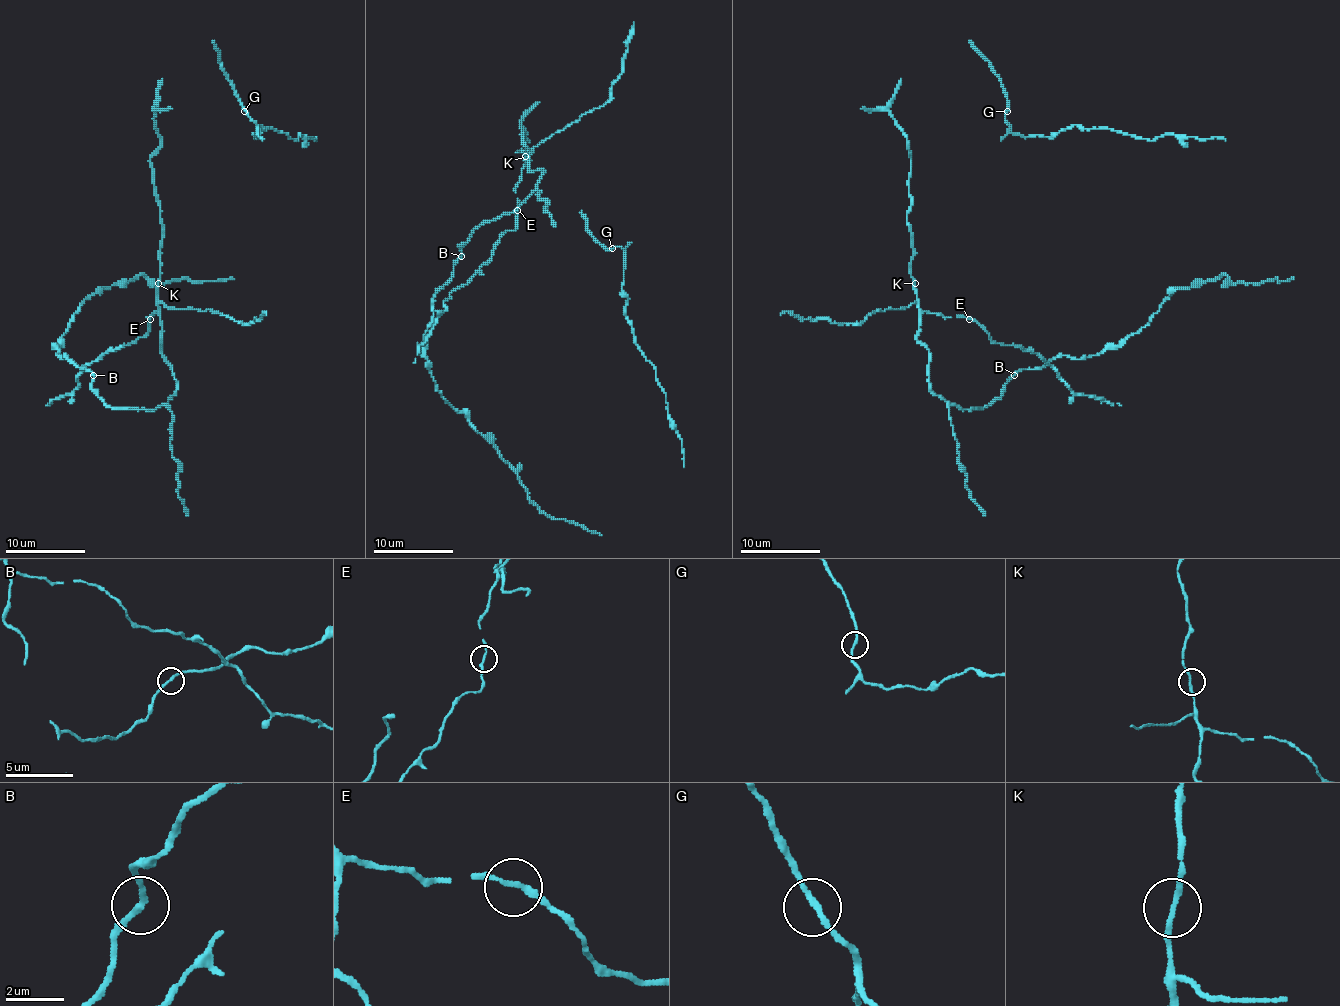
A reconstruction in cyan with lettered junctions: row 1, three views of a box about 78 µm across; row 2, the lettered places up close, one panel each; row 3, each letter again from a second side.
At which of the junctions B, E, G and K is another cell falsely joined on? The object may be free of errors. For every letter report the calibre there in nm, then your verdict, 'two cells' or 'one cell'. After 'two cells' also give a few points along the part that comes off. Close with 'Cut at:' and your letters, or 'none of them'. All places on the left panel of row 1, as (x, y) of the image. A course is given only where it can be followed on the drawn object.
B: 200 nm | one cell
E: 190 nm | one cell
G: 200 nm | one cell
K: 180 nm | one cell
Cut at: none of them

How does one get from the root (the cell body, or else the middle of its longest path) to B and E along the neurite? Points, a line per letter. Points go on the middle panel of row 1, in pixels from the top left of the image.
B: (525, 154), (529, 170), (543, 170), (537, 186), (511, 212), (483, 220), (459, 246), (461, 256)
E: (525, 154), (521, 180), (515, 188), (517, 210)

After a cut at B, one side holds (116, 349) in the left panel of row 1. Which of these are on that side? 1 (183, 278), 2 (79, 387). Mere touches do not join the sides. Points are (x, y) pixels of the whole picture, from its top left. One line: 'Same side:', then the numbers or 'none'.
Same side: 2

